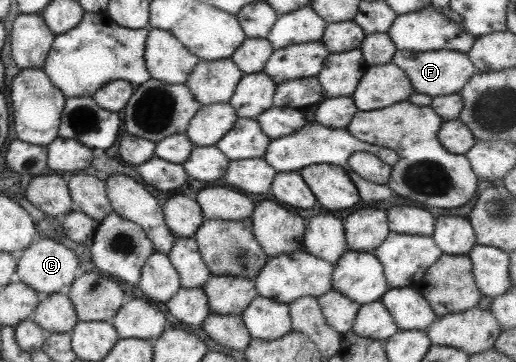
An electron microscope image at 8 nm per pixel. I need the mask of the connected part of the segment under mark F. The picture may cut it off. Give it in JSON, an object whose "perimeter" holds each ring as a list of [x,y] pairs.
{"perimeter":[[[399,49],[393,53],[391,63],[395,64],[400,70],[403,70],[403,73],[411,83],[414,97],[424,98],[425,100],[439,95],[458,93],[467,84],[467,80],[473,74],[476,74],[476,69],[466,54],[449,49],[418,53]]]}

